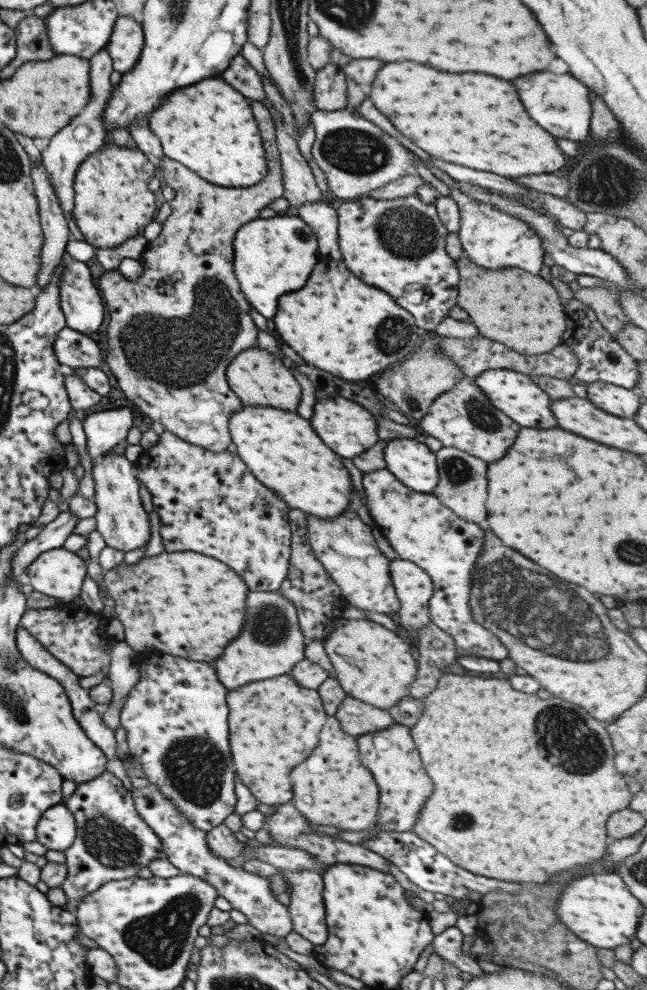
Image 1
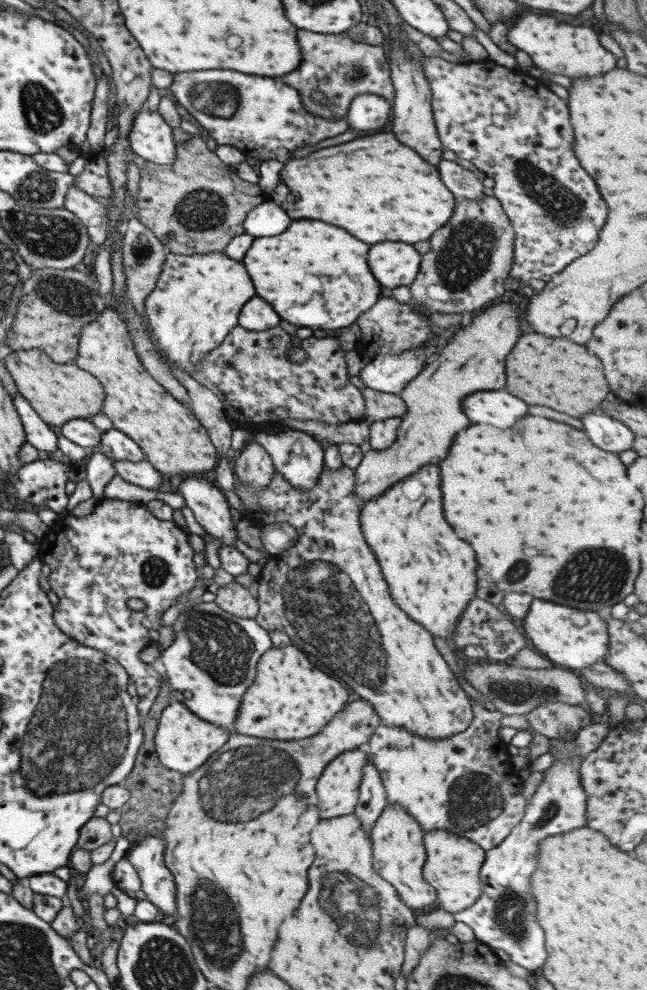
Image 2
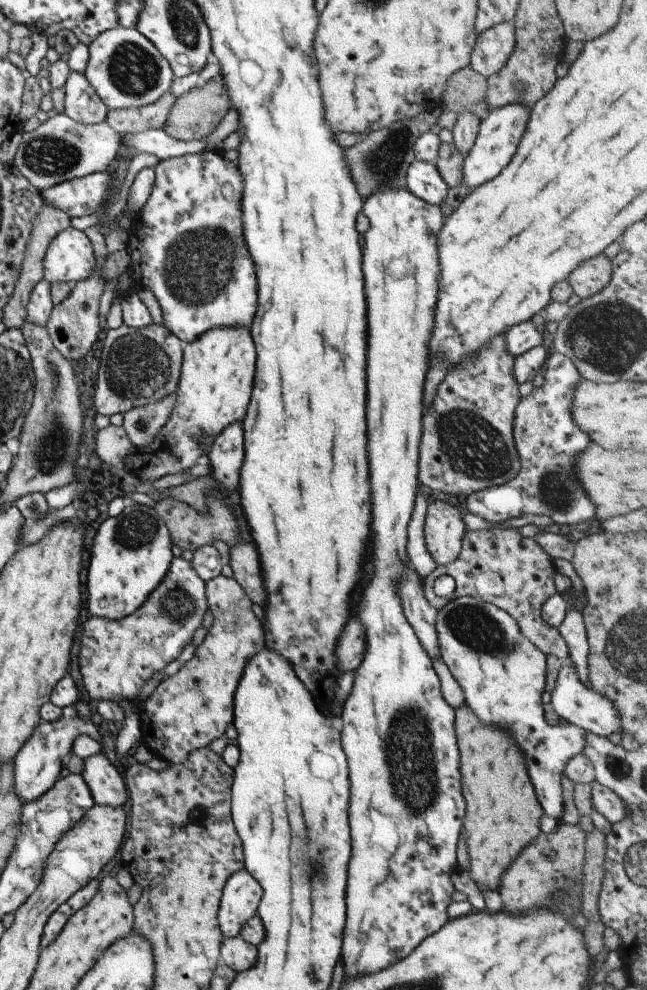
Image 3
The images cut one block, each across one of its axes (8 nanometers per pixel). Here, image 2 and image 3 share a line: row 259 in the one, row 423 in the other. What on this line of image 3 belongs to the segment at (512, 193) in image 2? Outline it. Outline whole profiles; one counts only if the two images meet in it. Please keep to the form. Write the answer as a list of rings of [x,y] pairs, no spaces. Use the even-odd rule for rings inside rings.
[[[558,351],[548,358],[543,376],[542,386],[521,398],[514,413],[513,435],[521,460],[518,474],[503,485],[472,492],[462,503],[466,512],[487,522],[501,523],[528,514],[542,514],[552,518],[567,533],[576,523],[592,520],[596,514],[594,502],[576,478],[576,456],[591,444],[590,436],[572,418],[572,392],[582,377],[572,360]]]

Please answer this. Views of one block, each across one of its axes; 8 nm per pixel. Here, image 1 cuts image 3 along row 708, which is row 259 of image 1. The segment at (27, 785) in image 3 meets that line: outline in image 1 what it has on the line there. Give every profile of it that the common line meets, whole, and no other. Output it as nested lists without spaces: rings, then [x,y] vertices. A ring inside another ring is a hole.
[[[68,253],[63,256],[63,271],[59,278],[59,303],[63,311],[66,327],[73,328],[85,335],[96,332],[104,322],[104,306],[100,299],[100,293],[94,286],[90,269],[86,263],[72,258]]]

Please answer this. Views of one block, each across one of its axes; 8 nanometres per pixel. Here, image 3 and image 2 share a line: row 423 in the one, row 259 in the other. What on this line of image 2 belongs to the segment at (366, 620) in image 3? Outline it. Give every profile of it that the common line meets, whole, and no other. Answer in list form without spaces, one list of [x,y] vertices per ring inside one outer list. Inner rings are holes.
[[[404,242],[372,244],[368,252],[368,266],[384,288],[410,286],[420,270],[420,252]]]

